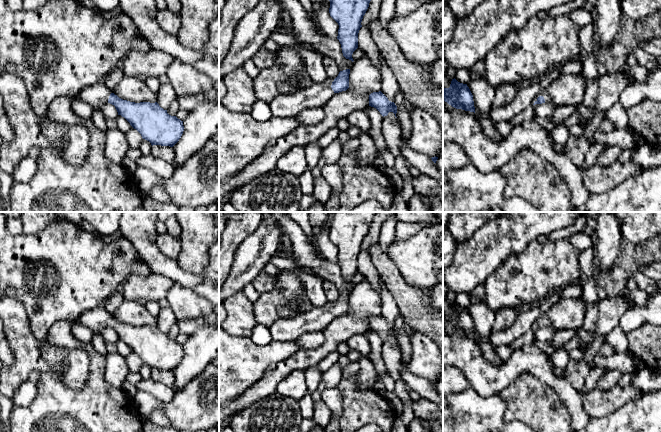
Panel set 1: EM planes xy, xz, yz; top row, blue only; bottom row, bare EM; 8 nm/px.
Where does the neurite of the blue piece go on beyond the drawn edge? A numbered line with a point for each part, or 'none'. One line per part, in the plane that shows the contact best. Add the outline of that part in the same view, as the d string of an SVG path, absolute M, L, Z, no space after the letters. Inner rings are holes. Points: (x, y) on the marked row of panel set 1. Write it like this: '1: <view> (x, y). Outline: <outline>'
1: yz (544, 92). Outline: M547 88L543 89L539 94L538 94L538 97L539 96L543 96L544 99L545 99L545 103L549 103L551 102L551 97L550 97L550 94L548 93L547 91ZM537 97L537 98L538 98Z

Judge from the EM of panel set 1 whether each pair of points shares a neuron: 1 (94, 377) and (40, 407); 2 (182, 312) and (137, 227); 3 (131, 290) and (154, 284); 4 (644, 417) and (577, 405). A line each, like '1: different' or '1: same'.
1: same
2: different
3: same
4: different

